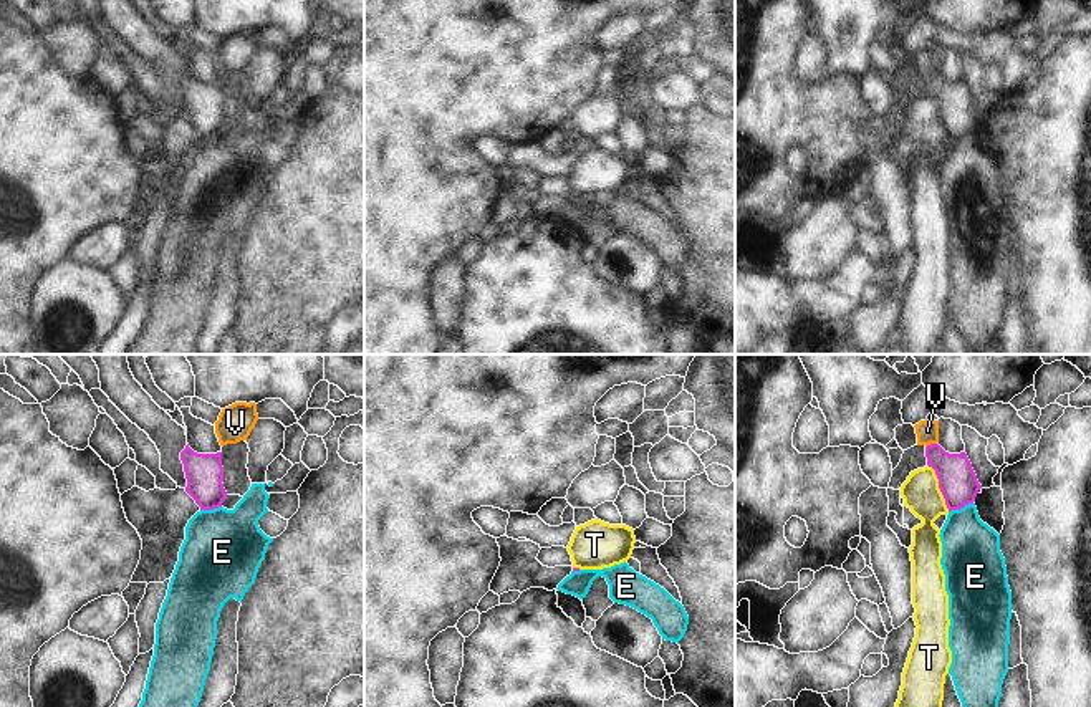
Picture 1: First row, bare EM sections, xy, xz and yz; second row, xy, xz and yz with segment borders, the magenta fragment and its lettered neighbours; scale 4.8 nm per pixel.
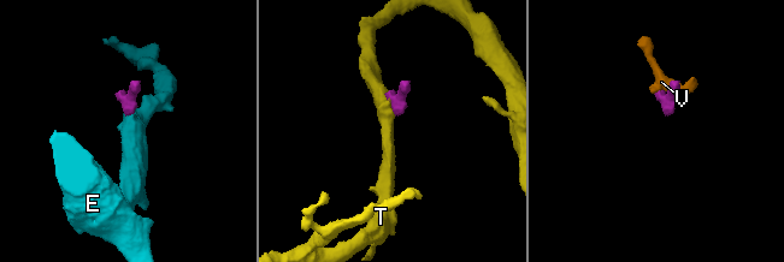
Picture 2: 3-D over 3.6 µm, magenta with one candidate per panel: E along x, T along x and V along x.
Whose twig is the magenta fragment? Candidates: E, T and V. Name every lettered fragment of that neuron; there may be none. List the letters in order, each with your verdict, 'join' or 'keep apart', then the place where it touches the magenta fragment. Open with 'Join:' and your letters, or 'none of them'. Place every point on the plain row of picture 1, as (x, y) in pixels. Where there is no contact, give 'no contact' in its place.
Join: V
E: keep apart; meets magenta in yz at (961, 136)
T: keep apart; meets magenta in yz at (939, 116)
V: join; meets magenta in yz at (931, 73)

